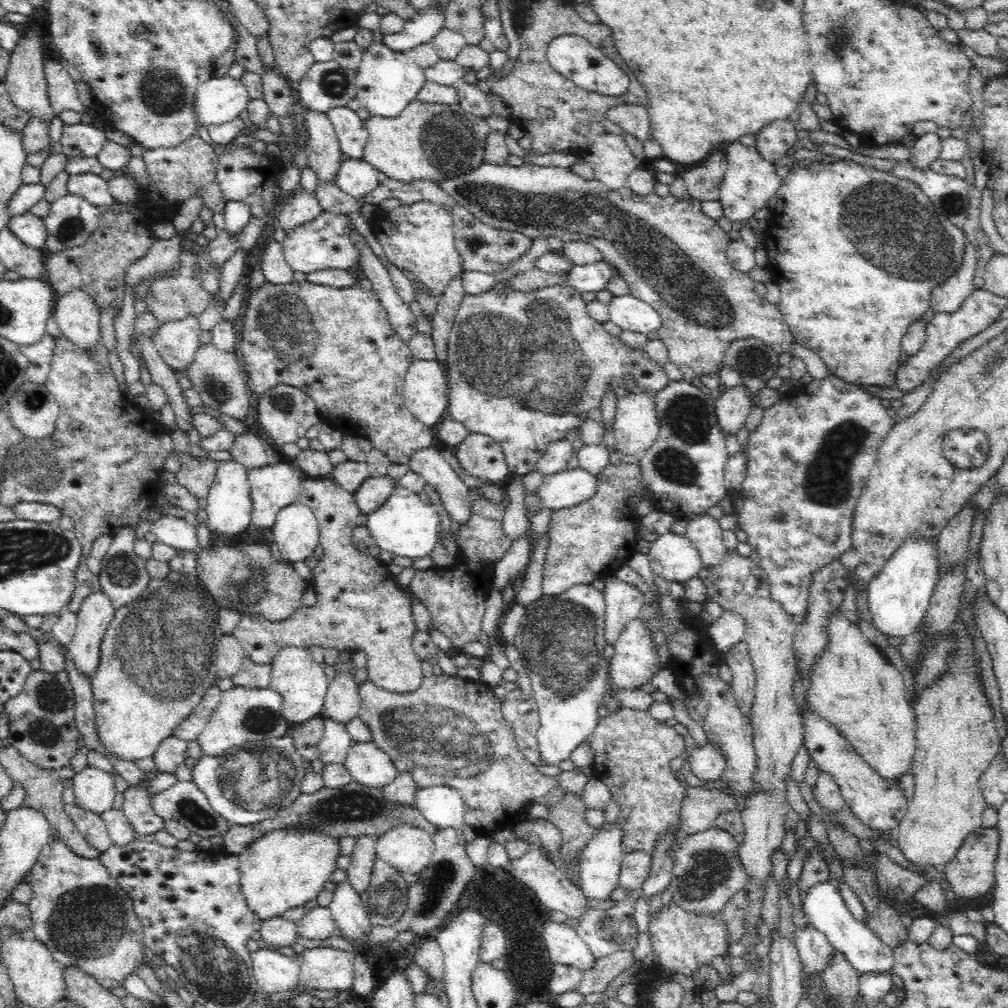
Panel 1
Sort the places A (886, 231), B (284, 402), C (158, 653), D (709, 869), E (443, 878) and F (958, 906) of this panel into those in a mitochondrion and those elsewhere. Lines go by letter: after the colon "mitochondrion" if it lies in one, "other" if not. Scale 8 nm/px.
A: mitochondrion
B: mitochondrion
C: mitochondrion
D: mitochondrion
E: mitochondrion
F: other

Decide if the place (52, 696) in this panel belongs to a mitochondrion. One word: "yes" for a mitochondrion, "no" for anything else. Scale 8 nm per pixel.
yes

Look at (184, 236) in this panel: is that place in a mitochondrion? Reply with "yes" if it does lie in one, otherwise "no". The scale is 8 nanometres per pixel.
no

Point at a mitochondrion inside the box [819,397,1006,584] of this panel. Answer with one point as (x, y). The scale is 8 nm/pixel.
(952, 442)

